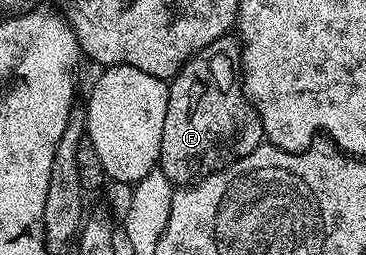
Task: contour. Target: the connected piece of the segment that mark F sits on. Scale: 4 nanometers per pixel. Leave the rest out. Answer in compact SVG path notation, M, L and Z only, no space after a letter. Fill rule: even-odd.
M227 35L216 39L208 47L199 49L169 82L168 111L164 115L157 168L174 187L186 187L195 179L209 177L211 173L217 173L230 162L237 161L239 157L248 155L251 149L257 149L263 144L264 134L258 113L246 100L239 70L235 68L239 61L239 42L233 36Z

